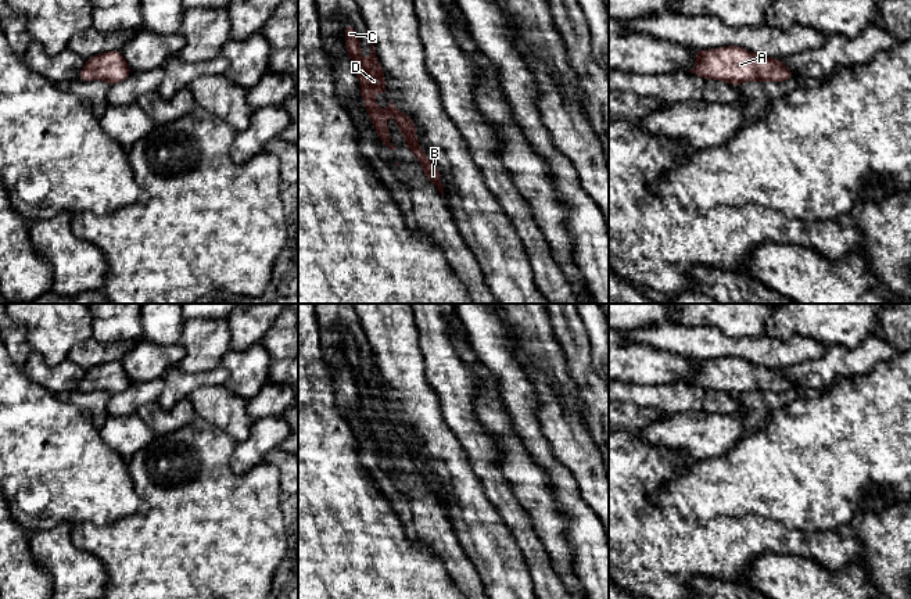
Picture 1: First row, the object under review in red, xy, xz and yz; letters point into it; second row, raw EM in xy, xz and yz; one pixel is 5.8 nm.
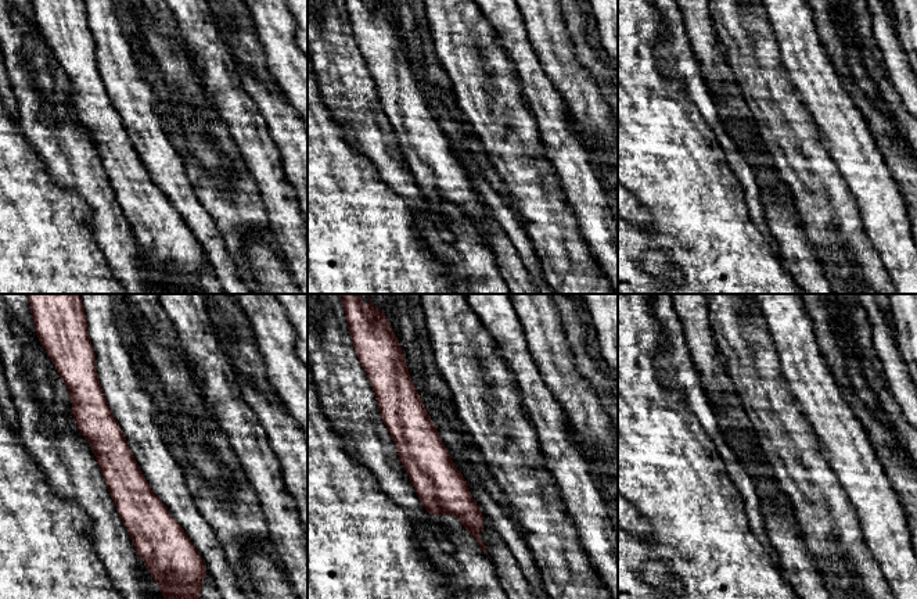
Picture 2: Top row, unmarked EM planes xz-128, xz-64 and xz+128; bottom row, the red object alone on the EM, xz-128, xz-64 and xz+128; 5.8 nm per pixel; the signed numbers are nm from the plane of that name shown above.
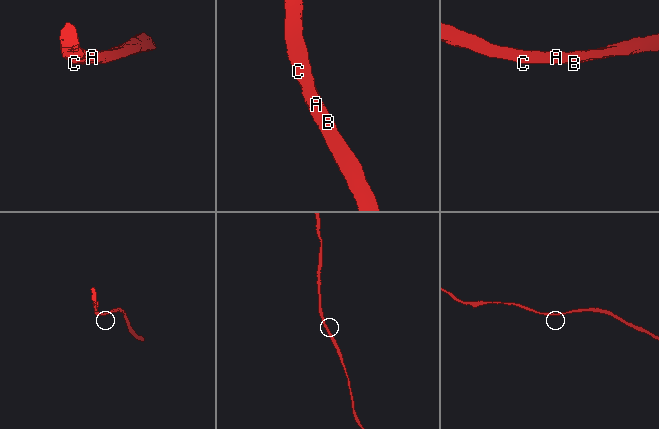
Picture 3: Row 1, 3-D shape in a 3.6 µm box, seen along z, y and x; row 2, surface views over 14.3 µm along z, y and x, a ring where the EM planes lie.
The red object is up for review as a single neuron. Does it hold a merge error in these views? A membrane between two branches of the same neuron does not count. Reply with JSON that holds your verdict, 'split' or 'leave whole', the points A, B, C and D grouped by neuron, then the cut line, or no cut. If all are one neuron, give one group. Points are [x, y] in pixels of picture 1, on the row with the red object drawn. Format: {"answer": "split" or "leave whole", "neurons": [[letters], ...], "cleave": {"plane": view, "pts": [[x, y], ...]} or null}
{"answer": "leave whole", "neurons": [["A", "B", "C", "D"]], "cleave": null}

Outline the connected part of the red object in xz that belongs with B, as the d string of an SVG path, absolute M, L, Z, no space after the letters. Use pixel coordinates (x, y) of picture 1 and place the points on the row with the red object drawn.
M349 22L345 24L345 49L361 82L361 97L366 104L366 111L379 134L379 140L381 140L390 150L397 150L397 147L390 143L390 132L385 125L385 115L391 114L397 125L401 128L404 139L406 140L405 148L409 148L415 154L424 175L433 184L437 186L438 191L444 197L444 187L440 180L438 168L426 157L422 147L417 144L415 122L408 115L401 112L390 100L387 110L380 110L376 105L374 93L380 90L384 97L388 93L384 83L384 71L377 61L373 43L370 46L370 60L367 62L362 60L361 44L355 28Z

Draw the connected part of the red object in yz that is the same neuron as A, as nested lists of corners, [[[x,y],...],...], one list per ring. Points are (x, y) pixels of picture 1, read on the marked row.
[[[740,46],[695,50],[696,65],[686,71],[704,79],[717,79],[732,86],[753,80],[783,82],[795,73],[779,60],[753,54]]]

